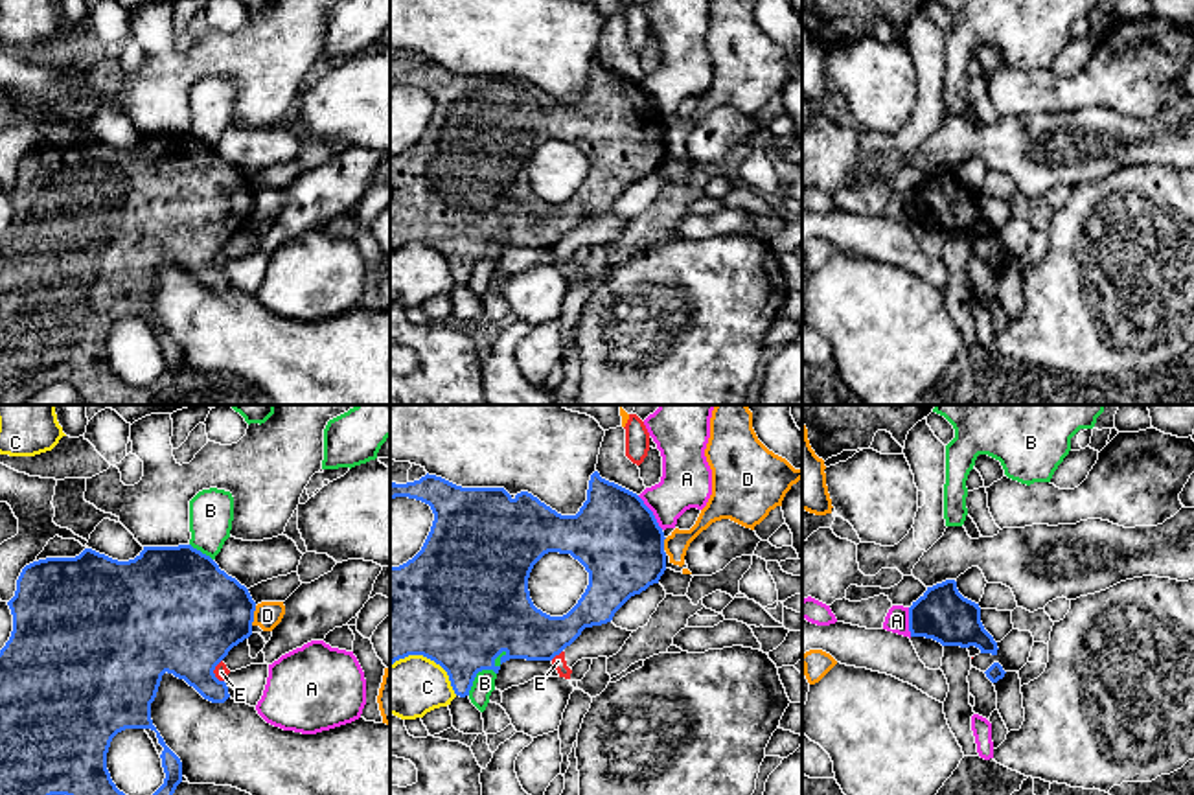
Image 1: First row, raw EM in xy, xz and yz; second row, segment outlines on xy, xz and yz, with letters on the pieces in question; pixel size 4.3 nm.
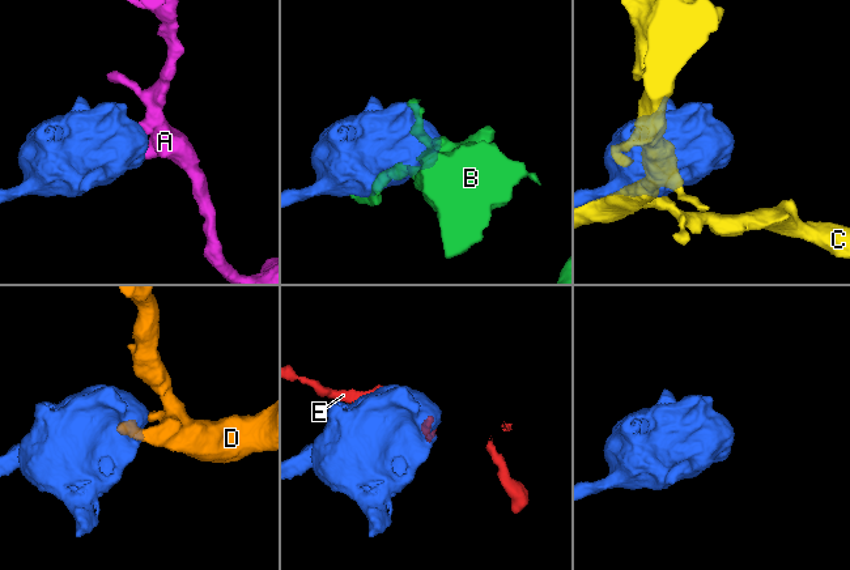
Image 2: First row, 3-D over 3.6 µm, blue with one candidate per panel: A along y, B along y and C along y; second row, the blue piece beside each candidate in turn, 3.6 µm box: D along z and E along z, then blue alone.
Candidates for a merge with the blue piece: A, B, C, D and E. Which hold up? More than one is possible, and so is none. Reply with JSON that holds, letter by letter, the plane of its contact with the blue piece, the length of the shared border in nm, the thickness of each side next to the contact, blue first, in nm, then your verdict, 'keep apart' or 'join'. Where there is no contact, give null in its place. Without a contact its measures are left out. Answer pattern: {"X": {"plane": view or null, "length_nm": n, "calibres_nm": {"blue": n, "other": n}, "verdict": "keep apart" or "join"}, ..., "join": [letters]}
{"A": {"plane": "xz", "length_nm": 190, "calibres_nm": {"blue": 380, "other": 220}, "verdict": "keep apart"}, "B": {"plane": "xz", "length_nm": 160, "calibres_nm": {"blue": 440, "other": 100}, "verdict": "keep apart"}, "C": {"plane": "xz", "length_nm": 320, "calibres_nm": {"blue": 500, "other": 260}, "verdict": "keep apart"}, "D": {"plane": "xy", "length_nm": 90, "calibres_nm": {"blue": 440, "other": 120}, "verdict": "keep apart"}, "E": {"plane": "xy", "length_nm": 100, "calibres_nm": {"blue": 480, "other": 70}, "verdict": "keep apart"}, "join": []}

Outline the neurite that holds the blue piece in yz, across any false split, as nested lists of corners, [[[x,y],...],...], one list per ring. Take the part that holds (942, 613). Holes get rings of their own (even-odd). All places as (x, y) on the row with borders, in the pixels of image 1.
[[[946,580],[909,607],[911,637],[925,637],[942,646],[975,646],[981,653],[997,655],[997,642],[981,622],[979,604],[964,598],[955,580]]]

